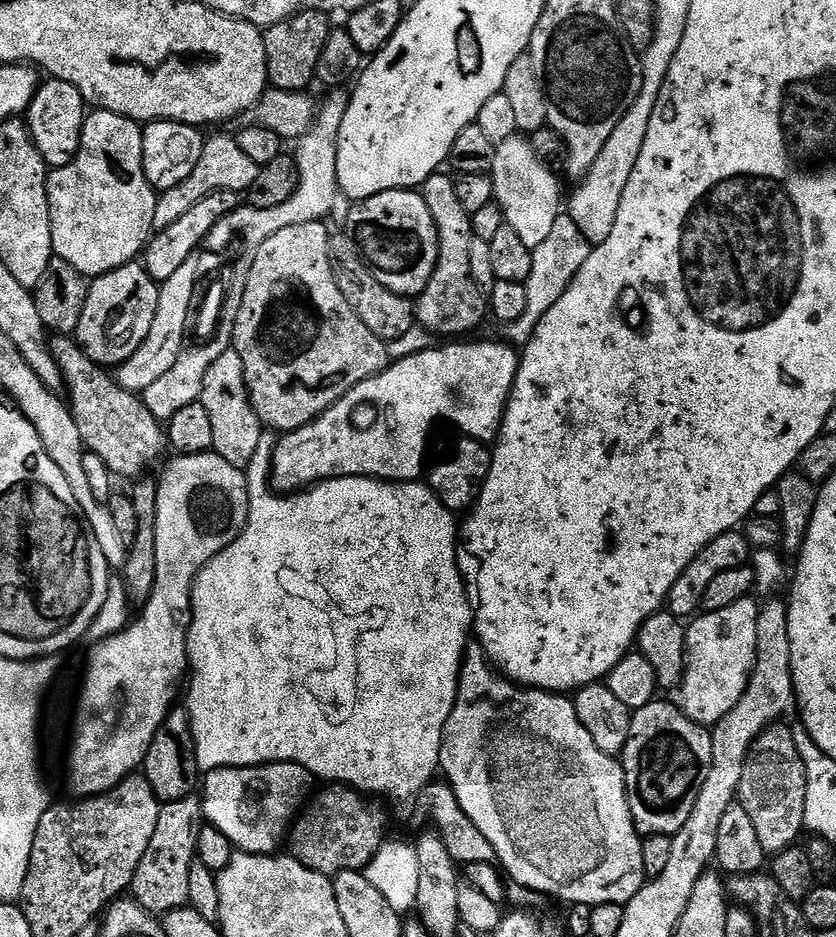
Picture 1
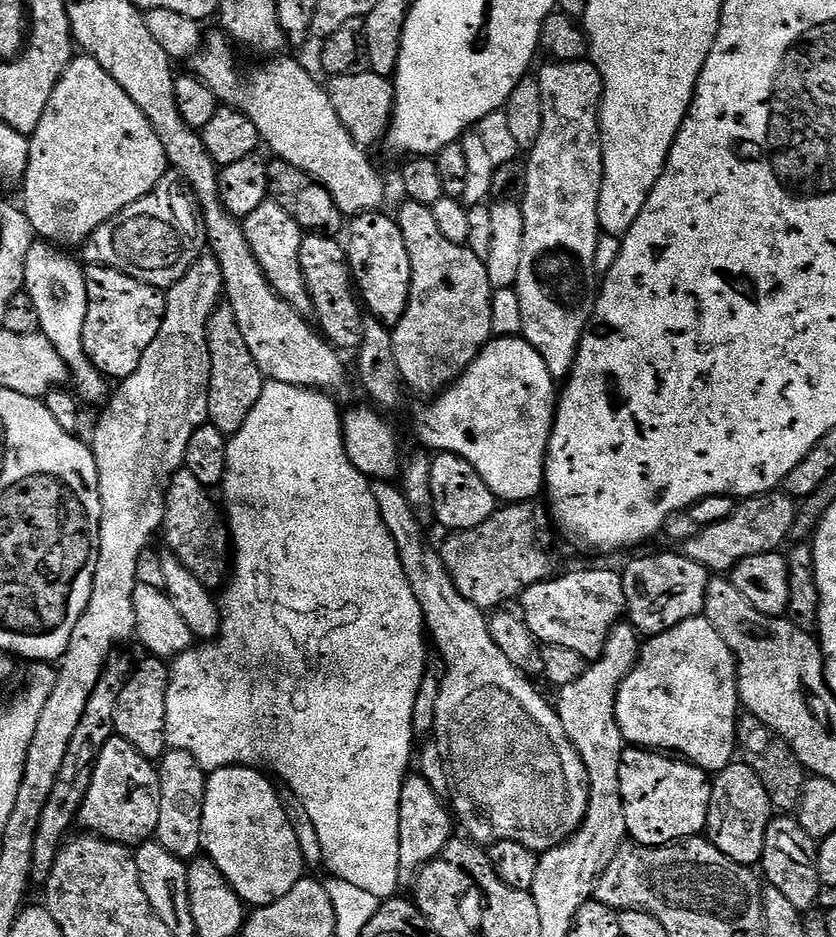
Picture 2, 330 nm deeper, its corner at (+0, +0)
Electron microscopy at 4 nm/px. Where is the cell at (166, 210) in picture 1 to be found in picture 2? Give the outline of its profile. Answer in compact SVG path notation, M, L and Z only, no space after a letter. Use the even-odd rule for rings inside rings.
M169 170L154 186L150 194L146 194L138 202L126 206L114 218L110 218L82 245L82 257L85 265L105 264L107 268L116 268L125 272L127 276L134 276L143 284L150 284L154 288L167 290L178 283L190 270L192 263L202 254L206 240L202 235L202 217L190 195L190 189L179 172Z

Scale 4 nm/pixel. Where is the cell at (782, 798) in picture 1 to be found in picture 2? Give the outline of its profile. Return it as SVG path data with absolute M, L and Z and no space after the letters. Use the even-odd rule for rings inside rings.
M777 815L768 824L762 861L763 879L771 887L777 888L801 914L813 911L820 898L820 879L816 865L817 847L817 841L812 840L810 834L806 834L806 830L802 830L802 826L791 815Z

